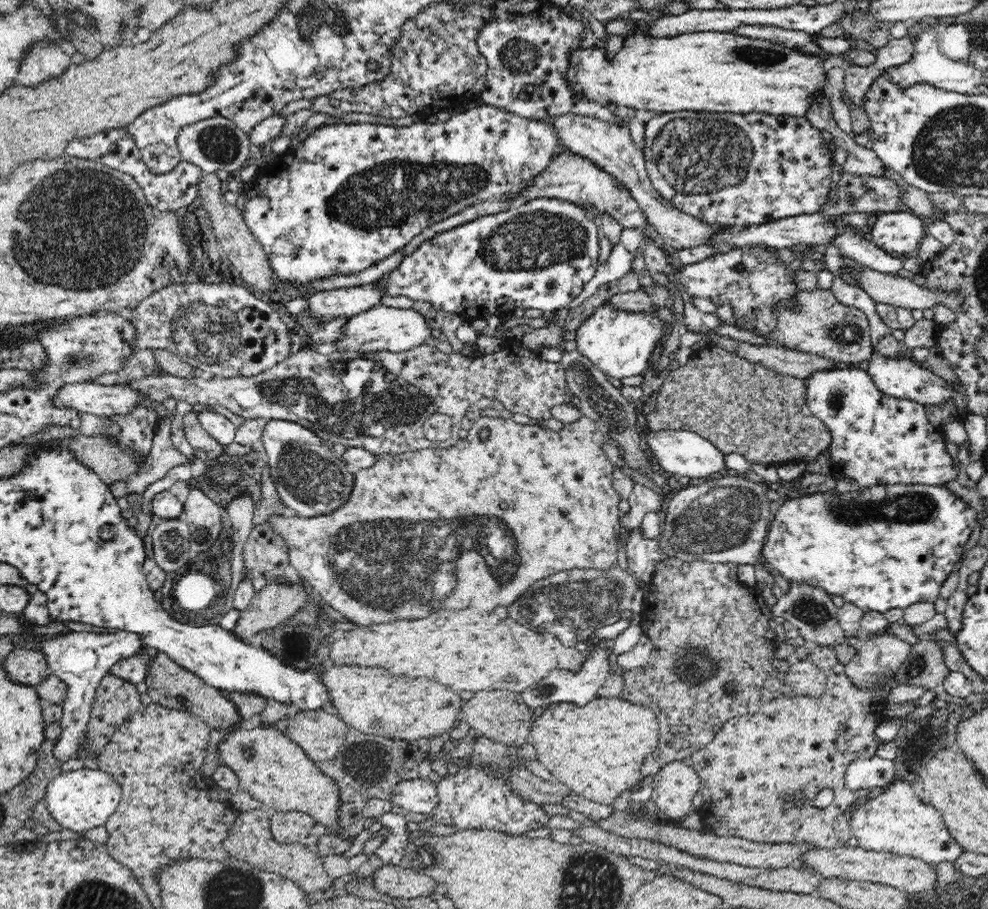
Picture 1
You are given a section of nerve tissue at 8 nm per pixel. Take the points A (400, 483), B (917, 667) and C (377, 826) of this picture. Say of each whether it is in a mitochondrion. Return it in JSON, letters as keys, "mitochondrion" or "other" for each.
{"A":"other","B":"mitochondrion","C":"other"}

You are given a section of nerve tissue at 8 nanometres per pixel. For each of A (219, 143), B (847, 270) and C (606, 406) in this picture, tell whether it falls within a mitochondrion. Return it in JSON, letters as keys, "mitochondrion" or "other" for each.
{"A":"mitochondrion","B":"other","C":"mitochondrion"}

